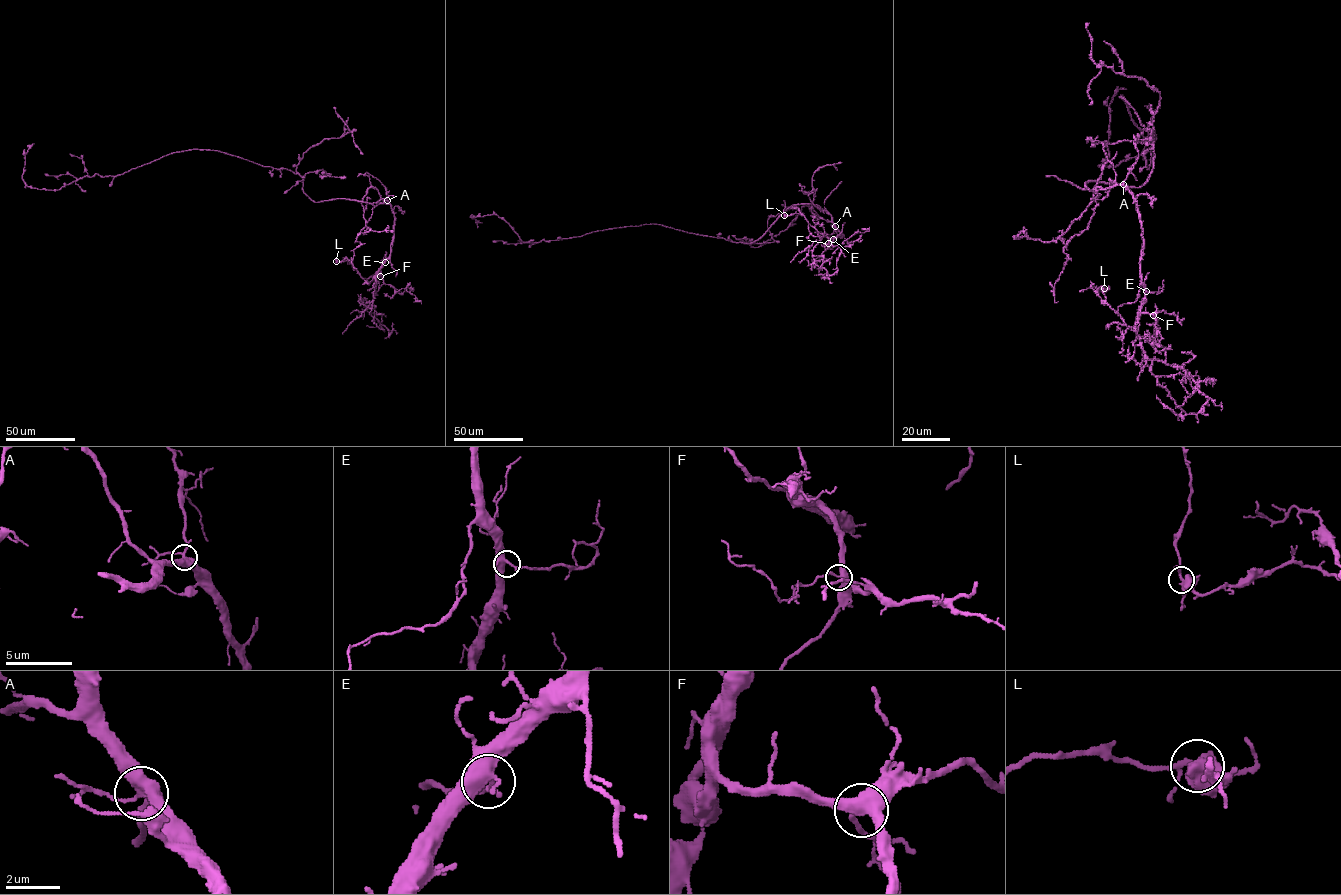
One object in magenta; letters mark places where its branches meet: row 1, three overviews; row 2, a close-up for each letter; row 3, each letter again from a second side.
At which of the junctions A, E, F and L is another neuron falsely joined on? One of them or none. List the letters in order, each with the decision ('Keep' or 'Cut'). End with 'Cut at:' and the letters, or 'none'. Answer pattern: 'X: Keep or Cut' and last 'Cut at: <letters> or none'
A: Keep
E: Keep
F: Keep
L: Keep
Cut at: none

